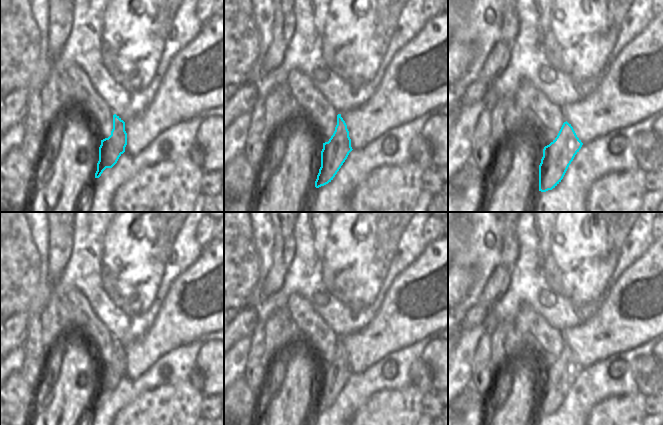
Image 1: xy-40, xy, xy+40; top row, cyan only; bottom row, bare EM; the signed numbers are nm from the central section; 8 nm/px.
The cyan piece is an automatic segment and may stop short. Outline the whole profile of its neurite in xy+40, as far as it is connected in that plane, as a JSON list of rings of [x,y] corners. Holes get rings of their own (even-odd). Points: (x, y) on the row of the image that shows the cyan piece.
[[[522,82],[513,99],[521,117],[527,121],[528,132],[538,134],[544,145],[543,157],[539,165],[539,191],[552,190],[563,179],[583,143],[577,137],[571,124],[563,117],[561,106],[554,104],[530,82]]]

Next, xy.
[[[292,70],[287,85],[297,103],[297,117],[310,126],[323,143],[321,167],[315,181],[319,188],[331,182],[349,153],[353,150],[347,125],[341,114],[315,87],[309,76],[300,70]]]

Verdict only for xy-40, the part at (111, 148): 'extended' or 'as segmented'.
extended

